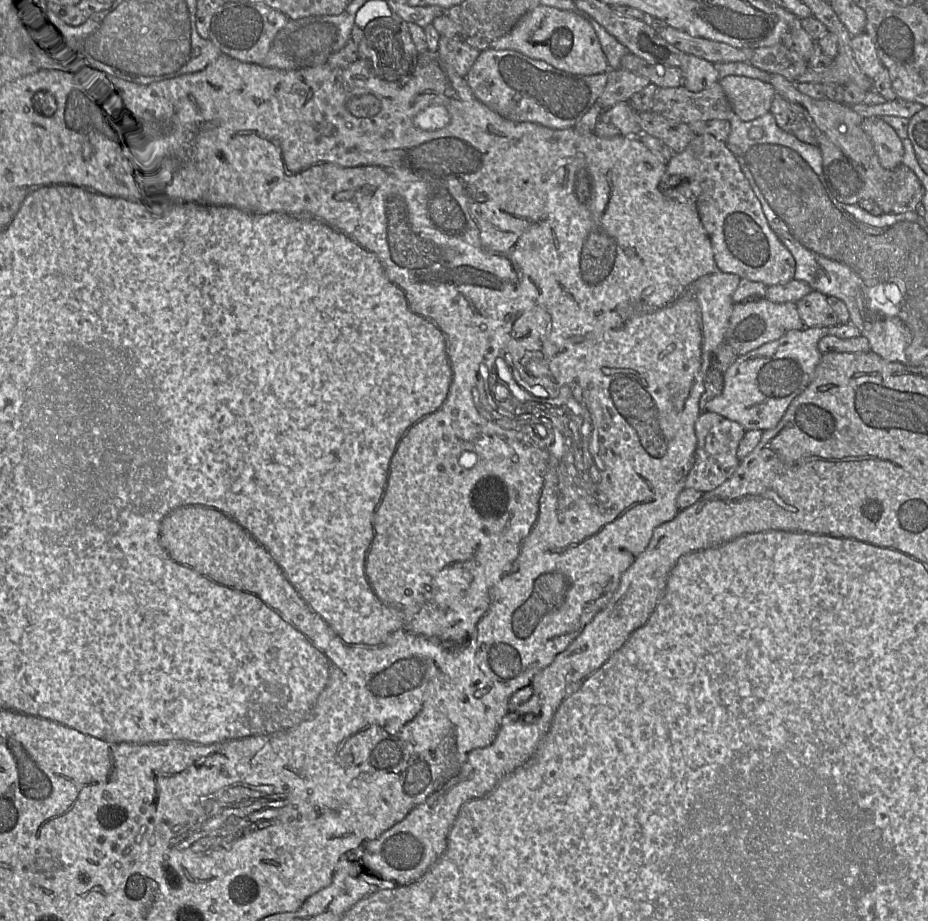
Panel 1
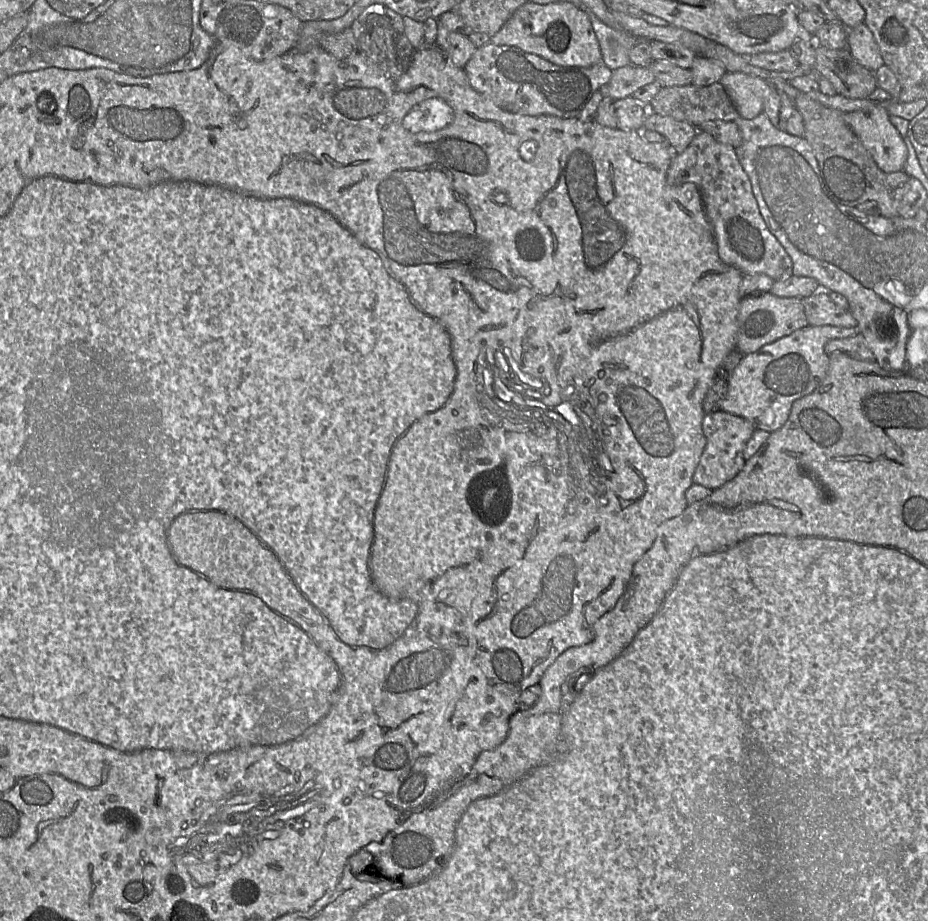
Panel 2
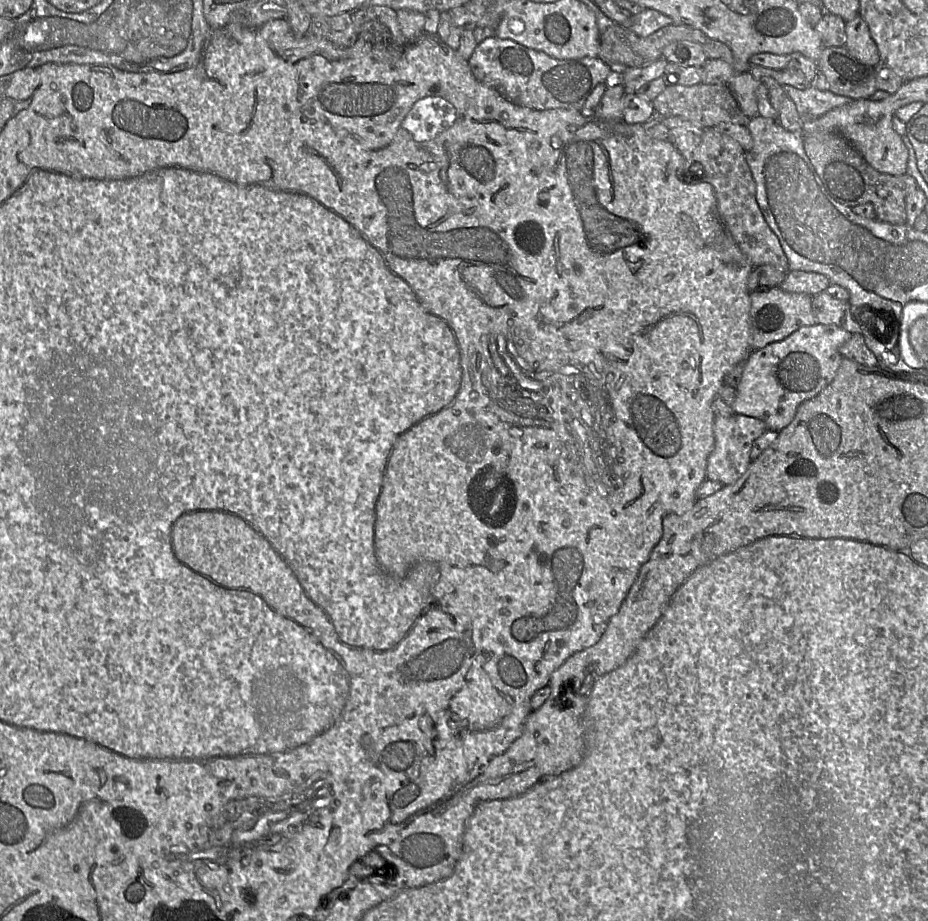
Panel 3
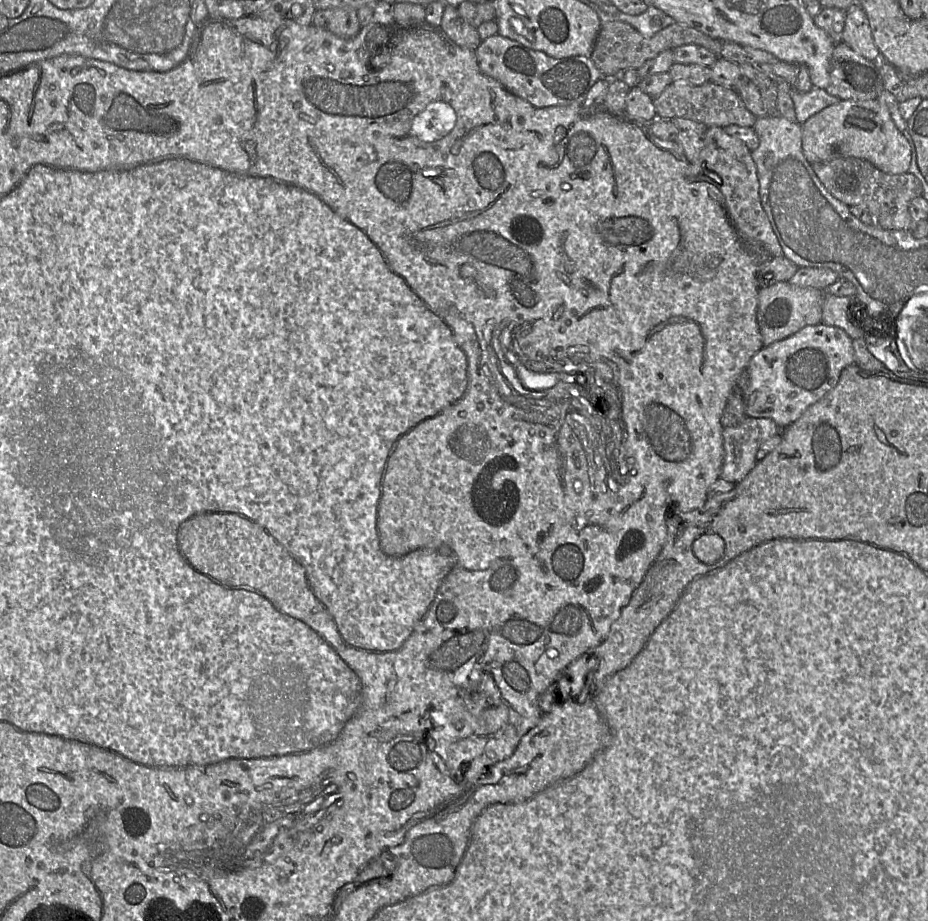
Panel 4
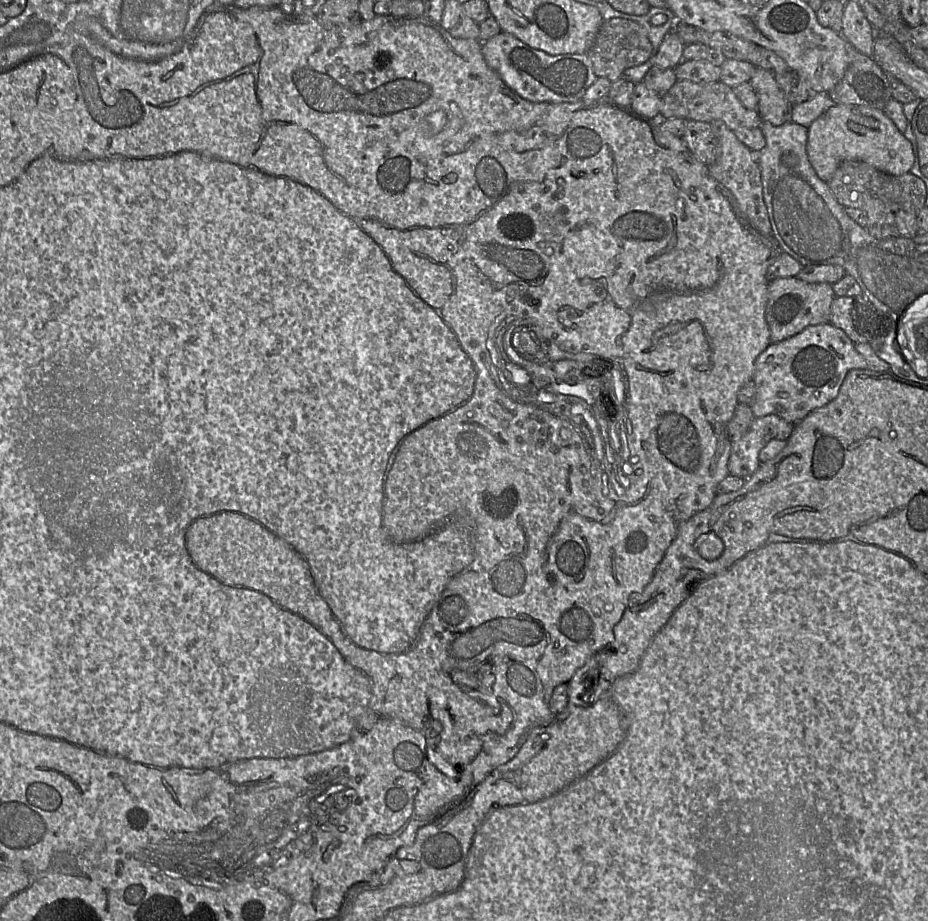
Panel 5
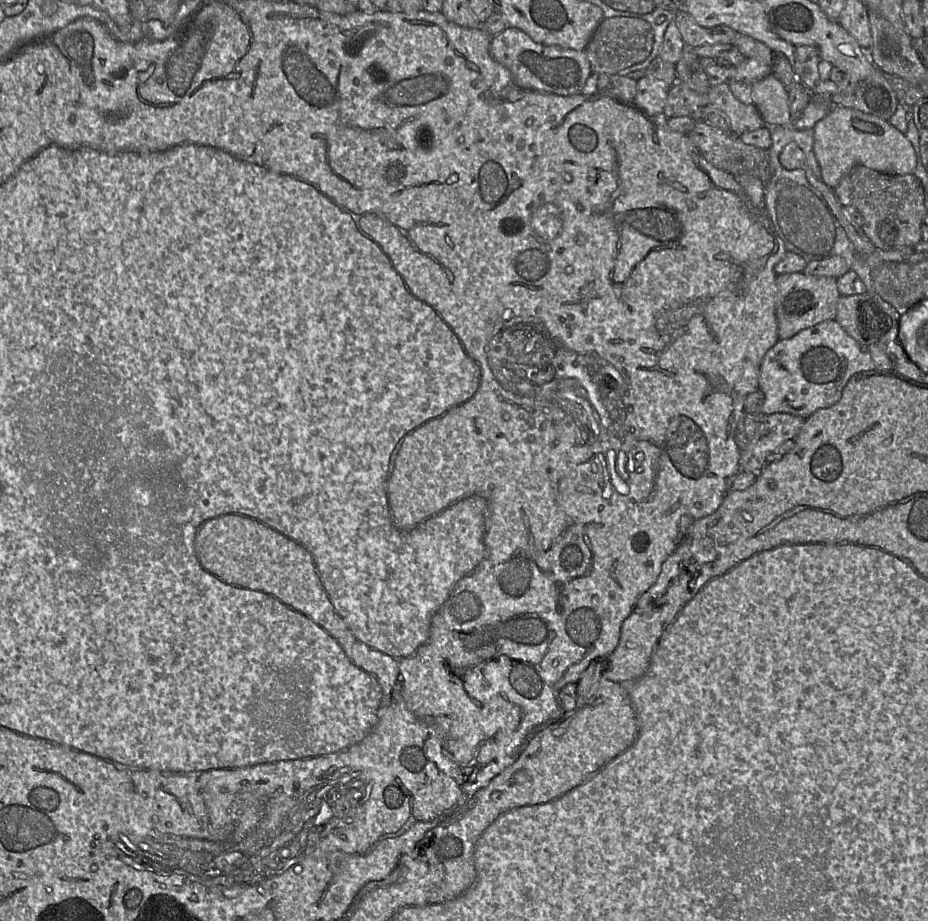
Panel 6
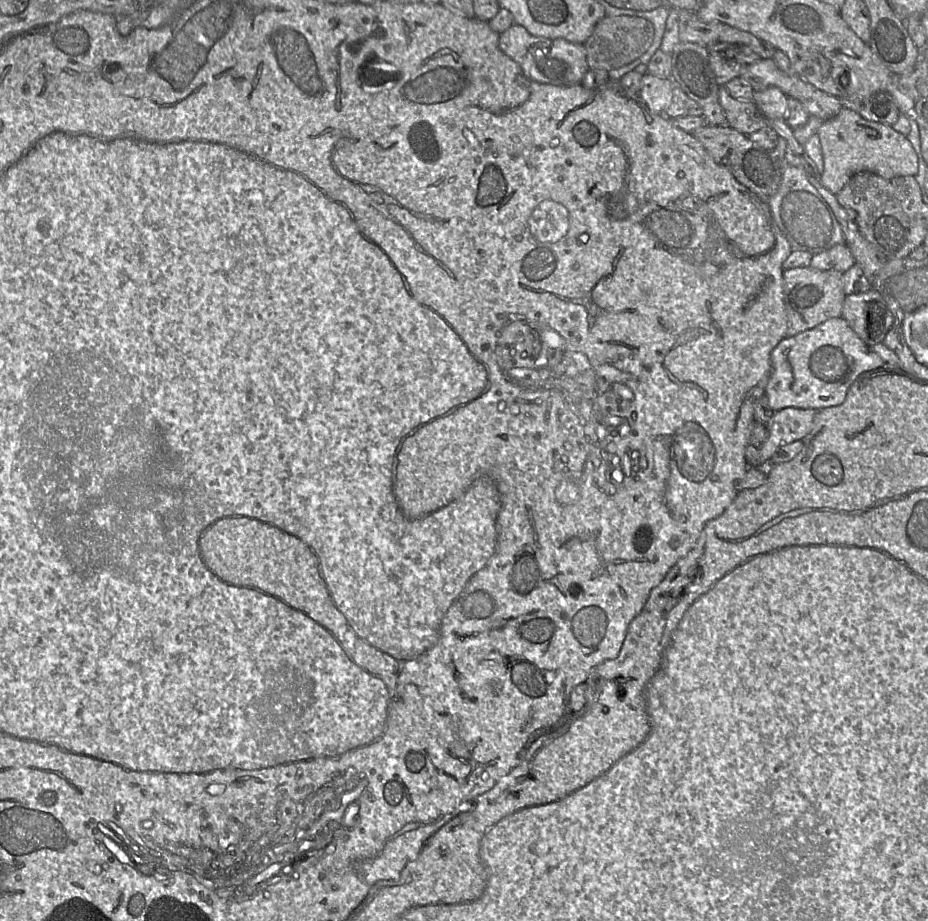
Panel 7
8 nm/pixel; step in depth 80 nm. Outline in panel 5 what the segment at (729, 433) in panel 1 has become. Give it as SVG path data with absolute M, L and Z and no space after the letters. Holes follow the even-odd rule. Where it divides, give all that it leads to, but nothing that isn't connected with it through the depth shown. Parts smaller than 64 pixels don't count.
M774 414L755 417L749 429L739 439L730 440L729 474L748 478L760 466L759 453L762 448L773 439L788 440L794 426L795 424Z

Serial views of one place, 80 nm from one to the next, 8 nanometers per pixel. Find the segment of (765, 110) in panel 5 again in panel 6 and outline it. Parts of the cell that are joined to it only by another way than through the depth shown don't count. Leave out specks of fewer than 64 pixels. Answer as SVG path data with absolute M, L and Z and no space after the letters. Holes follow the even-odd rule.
M773 73L752 84L752 100L765 122L764 126L792 125L787 89Z

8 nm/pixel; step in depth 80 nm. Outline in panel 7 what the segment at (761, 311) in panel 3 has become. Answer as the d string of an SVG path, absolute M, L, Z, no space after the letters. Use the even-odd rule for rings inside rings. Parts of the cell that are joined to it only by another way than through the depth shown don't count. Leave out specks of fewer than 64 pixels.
M811 267L792 268L783 272L787 337L812 329L831 318L842 317L846 297L842 288L842 275L836 270L821 271Z

